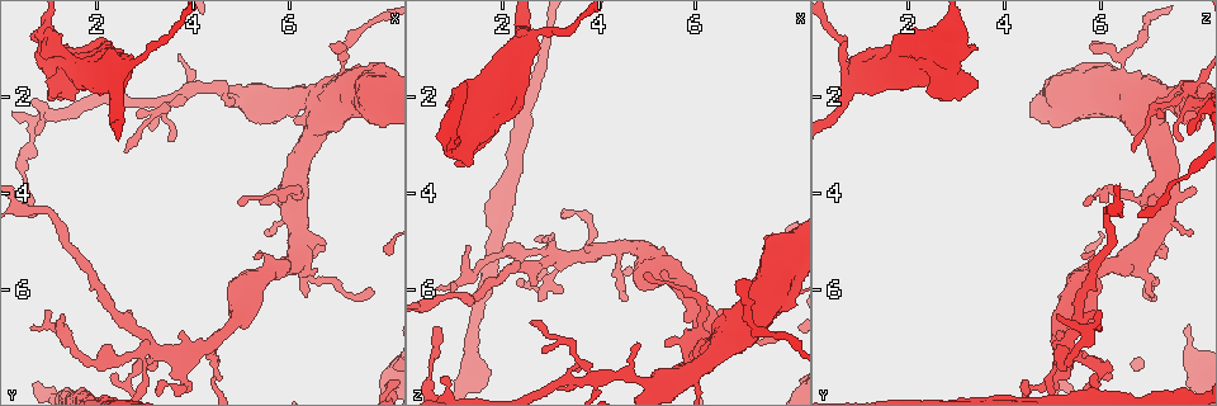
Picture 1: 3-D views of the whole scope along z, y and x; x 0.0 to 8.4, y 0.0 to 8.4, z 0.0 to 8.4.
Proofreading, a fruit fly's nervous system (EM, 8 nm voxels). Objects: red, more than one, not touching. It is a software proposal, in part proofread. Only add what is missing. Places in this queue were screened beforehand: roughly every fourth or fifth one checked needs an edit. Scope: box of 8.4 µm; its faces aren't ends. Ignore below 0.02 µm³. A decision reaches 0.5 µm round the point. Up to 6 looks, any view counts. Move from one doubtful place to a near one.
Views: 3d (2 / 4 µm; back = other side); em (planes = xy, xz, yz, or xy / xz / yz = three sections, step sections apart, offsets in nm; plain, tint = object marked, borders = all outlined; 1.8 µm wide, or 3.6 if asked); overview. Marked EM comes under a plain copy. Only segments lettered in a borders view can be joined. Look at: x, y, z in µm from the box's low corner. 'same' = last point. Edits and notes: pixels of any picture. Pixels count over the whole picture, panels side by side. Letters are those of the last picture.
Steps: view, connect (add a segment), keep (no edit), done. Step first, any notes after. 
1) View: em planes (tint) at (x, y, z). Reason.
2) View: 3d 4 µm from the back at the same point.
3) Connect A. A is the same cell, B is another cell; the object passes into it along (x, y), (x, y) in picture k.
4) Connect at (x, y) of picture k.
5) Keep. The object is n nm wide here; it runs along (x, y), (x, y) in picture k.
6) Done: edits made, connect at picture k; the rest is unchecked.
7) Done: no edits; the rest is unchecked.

View: 3d 4 µm at (1.45, 0.95, 3.40). Free end.

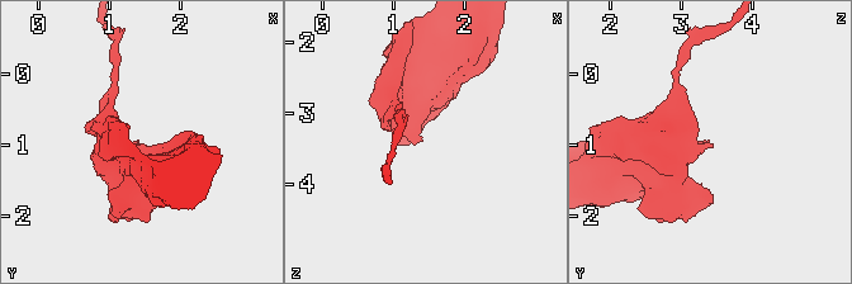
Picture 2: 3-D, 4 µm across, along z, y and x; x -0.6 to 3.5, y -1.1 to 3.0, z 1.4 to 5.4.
View: em planes (borders) at (1.45, 0.95, 3.35). Shape alone is not enough.

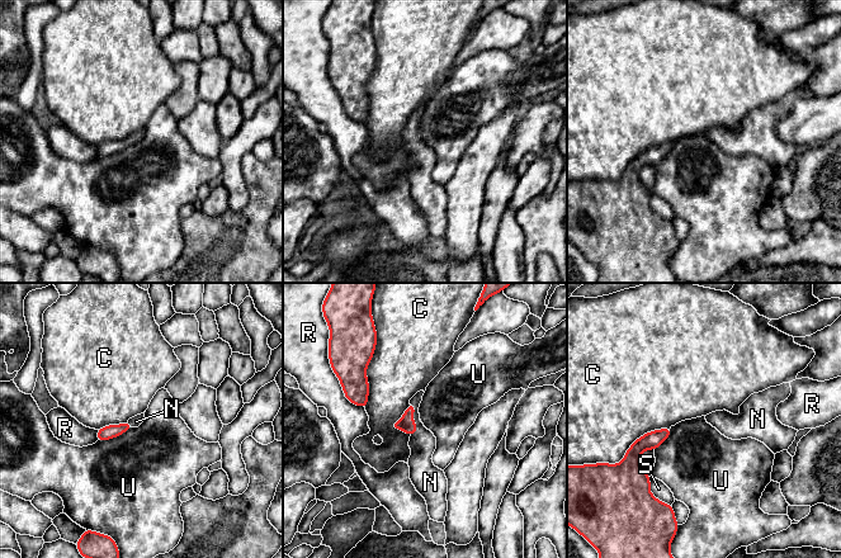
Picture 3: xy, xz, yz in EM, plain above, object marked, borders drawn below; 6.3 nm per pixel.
Connect N. N is the same cell, C, R, S and U are other cells; the object passes into it along (406, 424), (414, 420), (423, 444) in picture 3; the neuron continues.

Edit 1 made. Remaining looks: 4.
View: overview. Redraw.

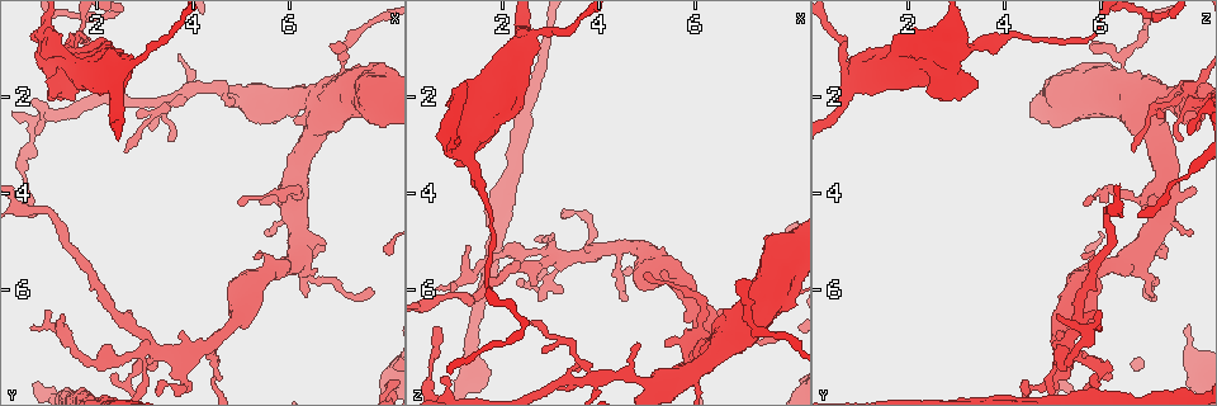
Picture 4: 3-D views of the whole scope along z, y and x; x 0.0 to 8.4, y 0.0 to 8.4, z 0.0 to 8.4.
View: em planes (borders) at (2.45, 1.70, 0.80). Thick turns thin.

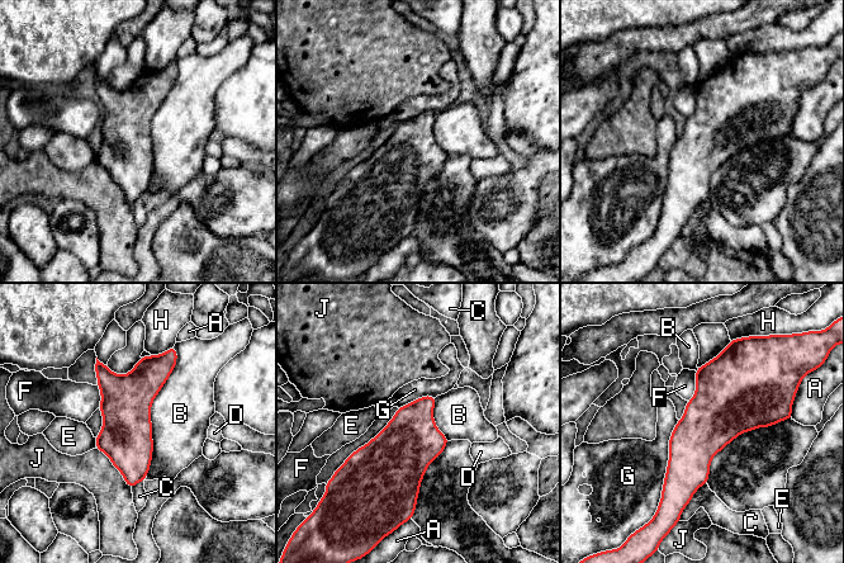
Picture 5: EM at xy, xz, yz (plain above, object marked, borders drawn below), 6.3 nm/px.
Keep. The object is 340 nm wide here; A, B, C, D, E, F, G, H and J are other cells; it runs along (171, 359), (131, 400), (131, 483) in picture 5; no lettered segment goes on from it.

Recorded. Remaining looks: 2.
Done: edits made, connect at picture 3; the rest is unchecked.

